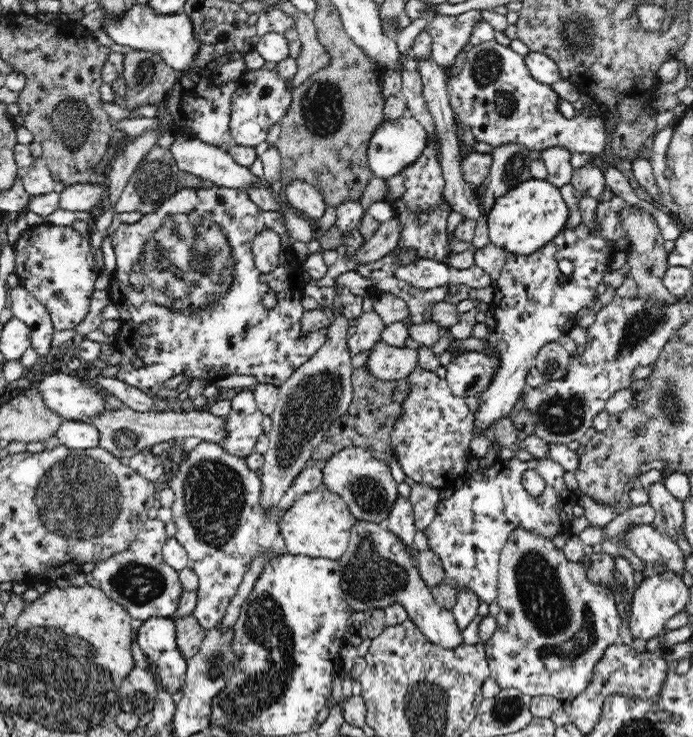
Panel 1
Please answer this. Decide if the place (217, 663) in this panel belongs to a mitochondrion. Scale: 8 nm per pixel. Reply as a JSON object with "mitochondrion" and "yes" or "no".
{"mitochondrion":"yes"}

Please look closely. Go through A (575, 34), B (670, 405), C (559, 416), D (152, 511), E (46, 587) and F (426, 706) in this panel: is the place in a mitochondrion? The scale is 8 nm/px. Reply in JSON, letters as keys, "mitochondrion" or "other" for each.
{"A":"mitochondrion","B":"mitochondrion","C":"mitochondrion","D":"other","E":"other","F":"mitochondrion"}

